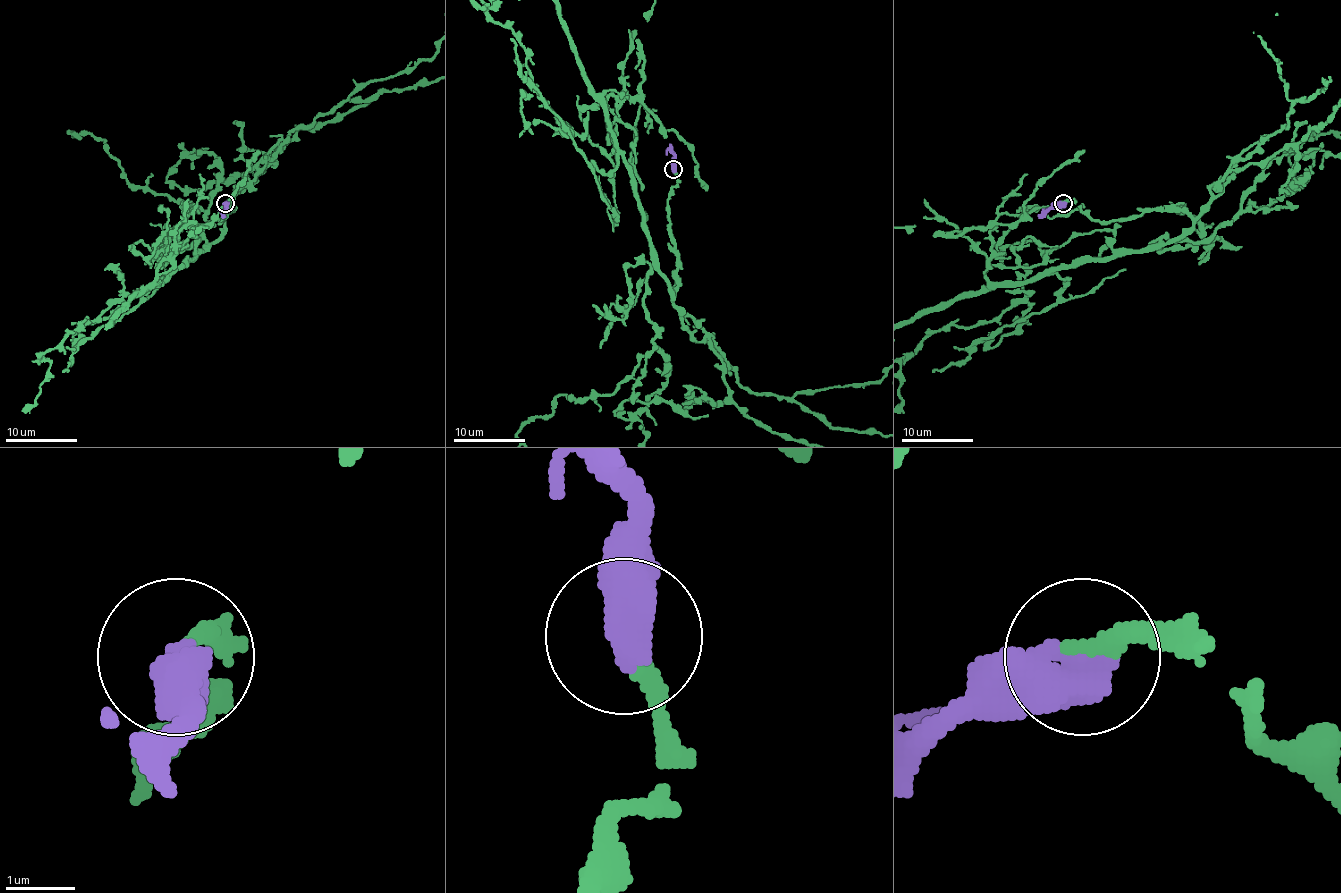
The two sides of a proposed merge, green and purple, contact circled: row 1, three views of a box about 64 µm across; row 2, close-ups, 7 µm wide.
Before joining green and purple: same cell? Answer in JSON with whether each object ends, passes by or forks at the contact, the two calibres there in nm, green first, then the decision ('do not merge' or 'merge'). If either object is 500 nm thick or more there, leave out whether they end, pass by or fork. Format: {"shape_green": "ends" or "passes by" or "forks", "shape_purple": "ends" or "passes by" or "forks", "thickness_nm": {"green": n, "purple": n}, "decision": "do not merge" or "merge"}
{"thickness_nm": {"green": 280, "purple": 650}, "decision": "merge"}

